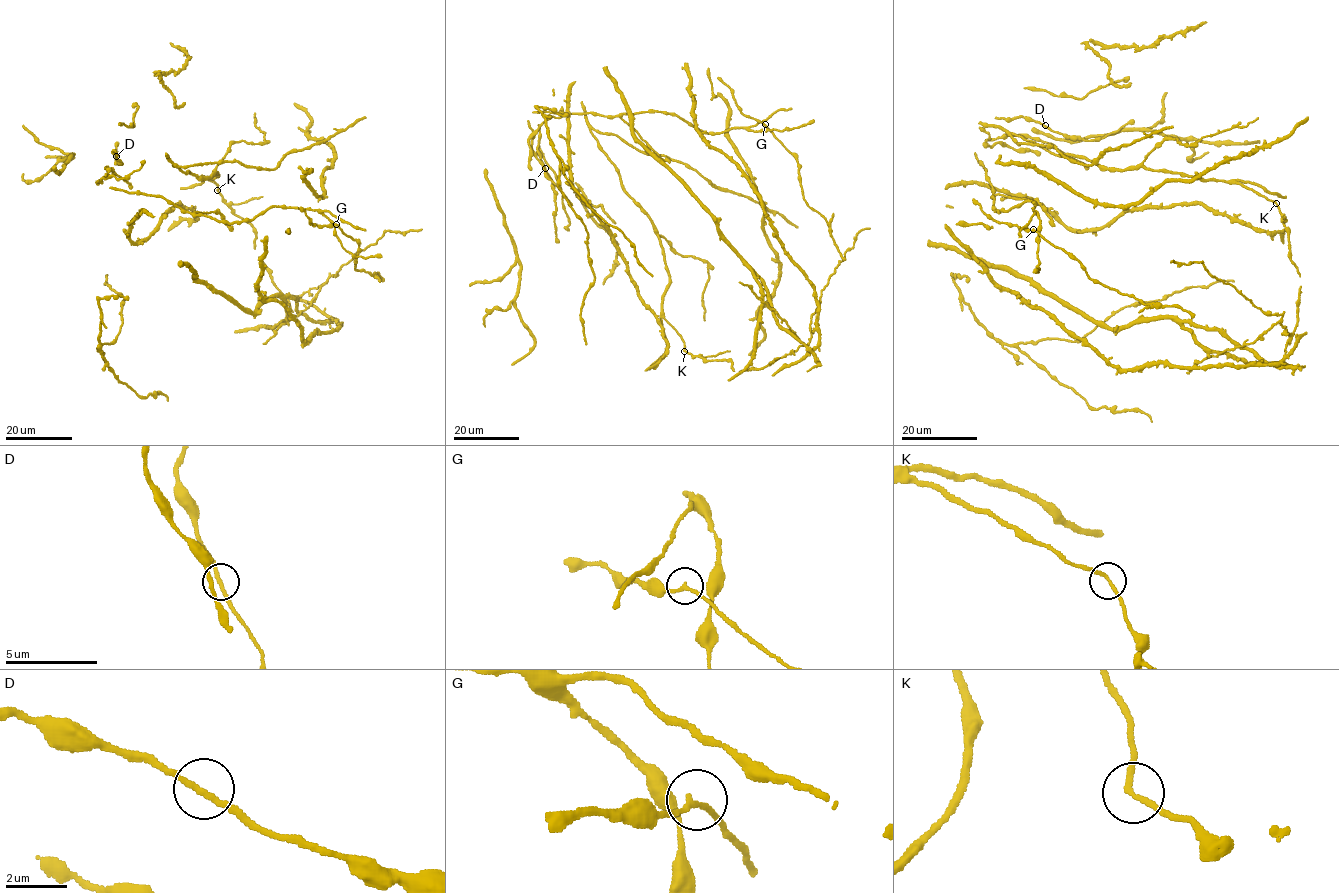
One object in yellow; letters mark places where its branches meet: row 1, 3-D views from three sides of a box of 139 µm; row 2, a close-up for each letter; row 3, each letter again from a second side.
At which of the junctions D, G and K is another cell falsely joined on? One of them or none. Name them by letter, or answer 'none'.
K

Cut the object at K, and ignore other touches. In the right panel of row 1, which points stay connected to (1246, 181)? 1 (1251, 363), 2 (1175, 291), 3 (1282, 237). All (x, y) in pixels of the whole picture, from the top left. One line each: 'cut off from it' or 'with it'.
1: with it
2: with it
3: with it

